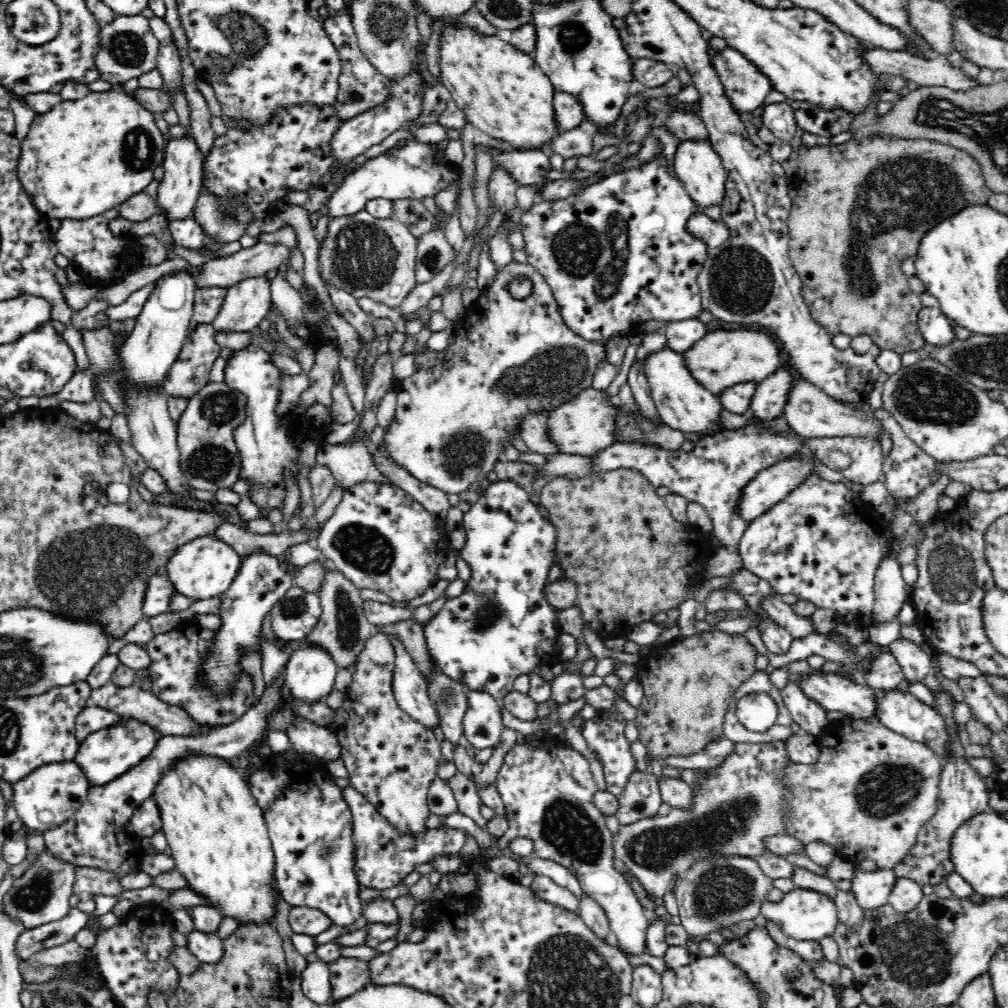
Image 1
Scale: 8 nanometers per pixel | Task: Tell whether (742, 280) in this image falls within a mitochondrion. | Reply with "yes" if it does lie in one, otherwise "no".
yes

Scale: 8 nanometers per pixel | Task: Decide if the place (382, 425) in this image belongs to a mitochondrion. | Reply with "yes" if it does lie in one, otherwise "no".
no

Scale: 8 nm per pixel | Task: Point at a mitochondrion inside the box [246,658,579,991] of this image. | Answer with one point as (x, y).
(481, 960)

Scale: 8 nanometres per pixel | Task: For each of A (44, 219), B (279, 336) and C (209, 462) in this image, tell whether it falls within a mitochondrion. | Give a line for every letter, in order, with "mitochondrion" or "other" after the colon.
A: other
B: other
C: mitochondrion

